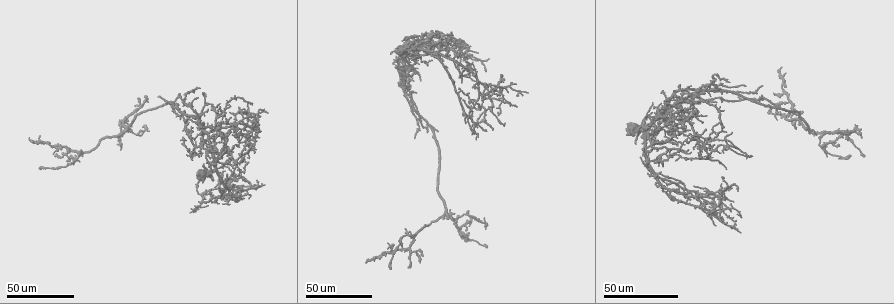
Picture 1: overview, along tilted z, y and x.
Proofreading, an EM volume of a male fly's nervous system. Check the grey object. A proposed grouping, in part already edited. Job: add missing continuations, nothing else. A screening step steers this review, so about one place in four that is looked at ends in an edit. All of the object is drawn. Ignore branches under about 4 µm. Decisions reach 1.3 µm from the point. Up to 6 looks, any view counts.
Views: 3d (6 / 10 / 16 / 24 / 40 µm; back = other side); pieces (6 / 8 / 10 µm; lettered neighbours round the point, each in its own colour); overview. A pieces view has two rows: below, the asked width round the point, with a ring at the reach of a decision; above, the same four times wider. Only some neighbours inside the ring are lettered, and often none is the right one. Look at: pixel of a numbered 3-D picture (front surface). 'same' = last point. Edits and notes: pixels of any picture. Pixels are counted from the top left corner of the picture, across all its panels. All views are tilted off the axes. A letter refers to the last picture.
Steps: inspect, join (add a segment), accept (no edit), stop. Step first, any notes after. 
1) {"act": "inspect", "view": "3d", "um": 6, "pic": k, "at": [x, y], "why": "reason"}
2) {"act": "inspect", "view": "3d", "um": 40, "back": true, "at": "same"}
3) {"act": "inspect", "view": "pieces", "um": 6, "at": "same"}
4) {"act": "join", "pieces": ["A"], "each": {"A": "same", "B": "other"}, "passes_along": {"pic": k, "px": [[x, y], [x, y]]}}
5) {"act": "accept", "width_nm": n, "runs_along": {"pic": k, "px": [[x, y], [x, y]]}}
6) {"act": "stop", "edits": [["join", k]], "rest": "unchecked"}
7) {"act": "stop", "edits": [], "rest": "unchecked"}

{"act": "inspect", "view": "3d", "um": 24, "pic": 1, "at": [472, 86], "why": "stops while still wide"}

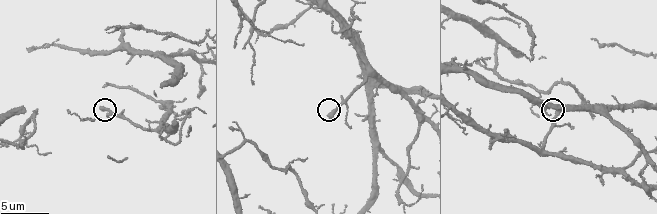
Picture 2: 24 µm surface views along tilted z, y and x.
{"act": "inspect", "view": "pieces", "um": 6, "pic": 2, "at": [330, 116]}

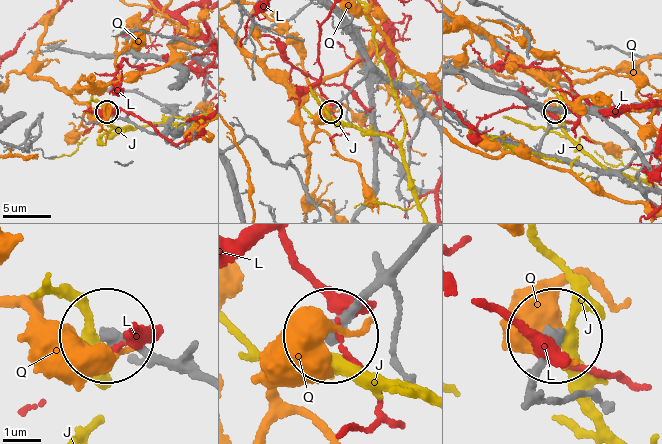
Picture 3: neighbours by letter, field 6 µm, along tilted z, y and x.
{"act": "accept", "width_nm": 340, "each": {"J": "other", "L": "other", "Q": "other"}, "runs_along": {"pic": 3, "px": [[194, 374], [114, 337]]}, "found": "no lettered segment goes on from it"}

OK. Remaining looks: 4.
{"act": "inspect", "view": "3d", "um": 24, "pic": 1, "at": [463, 60], "why": "free end"}

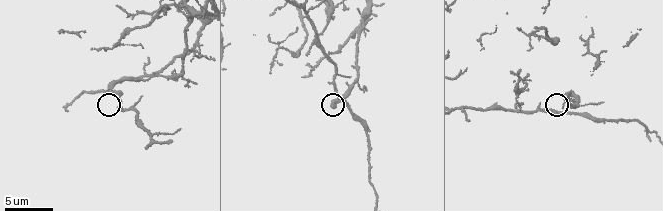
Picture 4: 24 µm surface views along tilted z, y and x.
{"act": "inspect", "view": "pieces", "um": 10, "pic": 4, "at": [331, 105], "why": "what lies round it"}

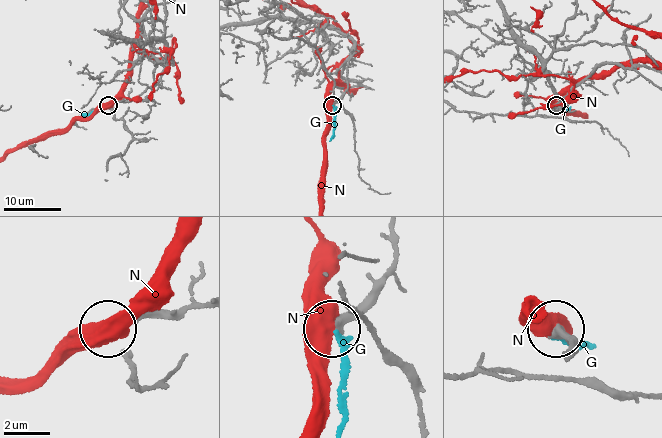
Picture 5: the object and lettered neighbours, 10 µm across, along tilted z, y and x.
{"act": "accept", "each": {"G": "other", "N": "other"}, "runs_along": {"pic": 5, "px": [[394, 238], [395, 254], [385, 274], [332, 326]]}, "found": "no lettered segment goes on from it"}

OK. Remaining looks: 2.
{"act": "inspect", "view": "3d", "um": 40, "pic": 1, "at": [528, 93], "why": "tapers out"}

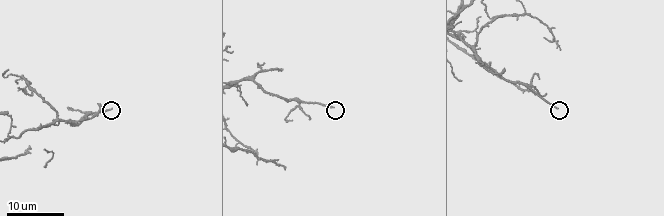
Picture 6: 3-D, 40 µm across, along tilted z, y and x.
{"act": "inspect", "view": "pieces", "um": 6, "pic": 6, "at": [332, 105]}

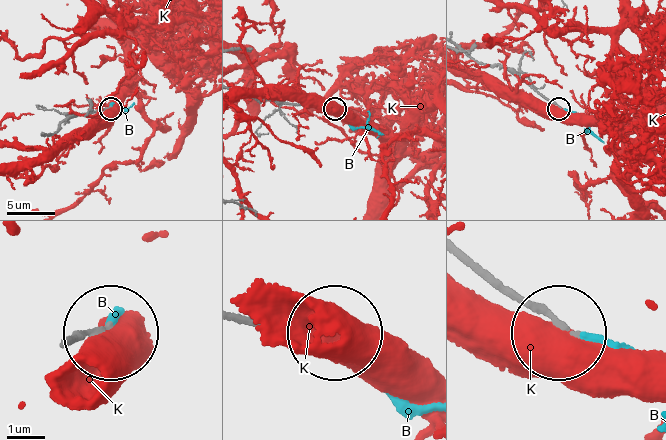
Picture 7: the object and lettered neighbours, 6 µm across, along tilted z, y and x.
{"act": "join", "pieces": ["B"], "each": {"B": "same", "K": "other"}, "found": "it goes on there"}

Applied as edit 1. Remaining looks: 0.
{"act": "stop", "edits": [["join", 7]], "rest": "unchecked"}

